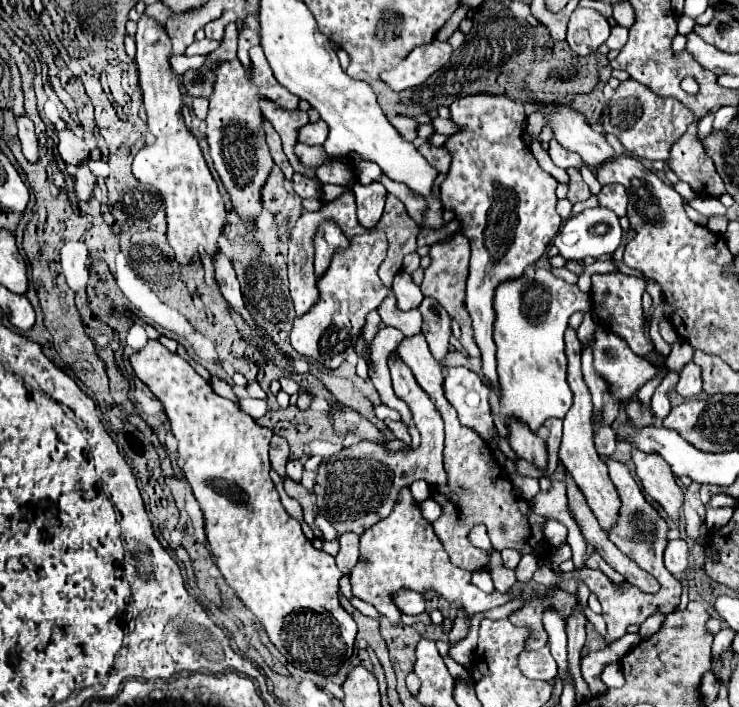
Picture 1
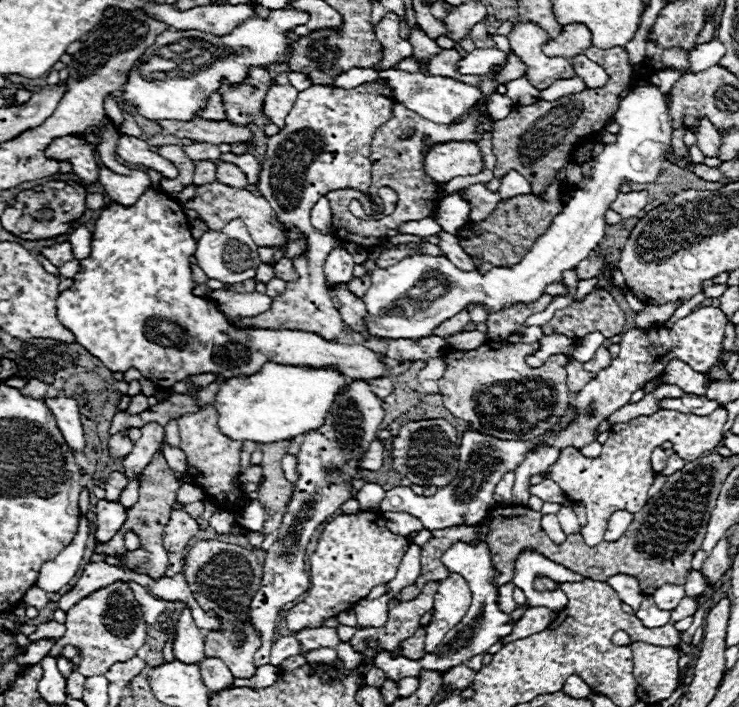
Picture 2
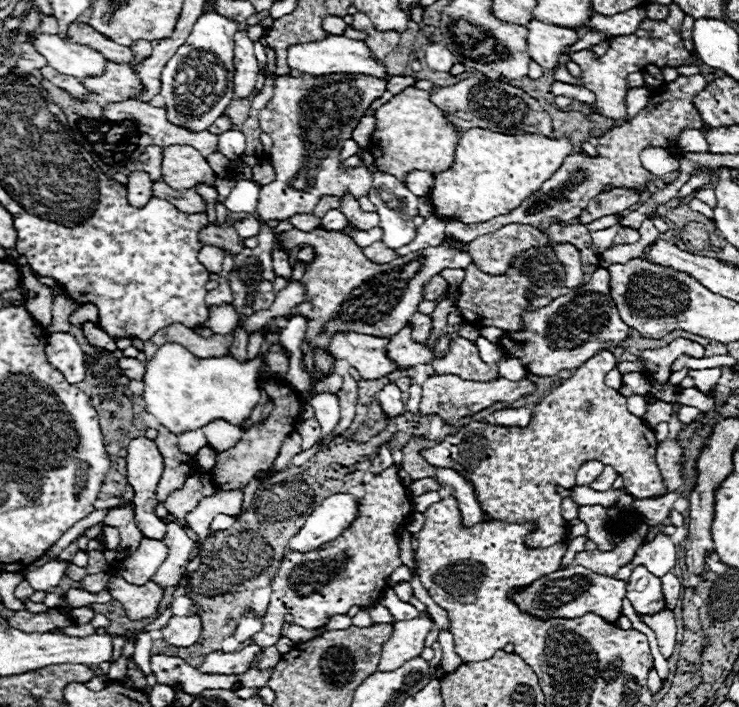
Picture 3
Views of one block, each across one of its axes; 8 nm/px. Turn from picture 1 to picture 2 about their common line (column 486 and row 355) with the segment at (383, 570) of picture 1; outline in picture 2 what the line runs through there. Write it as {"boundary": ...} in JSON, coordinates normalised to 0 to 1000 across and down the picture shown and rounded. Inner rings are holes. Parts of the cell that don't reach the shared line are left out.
{"boundary":[[[812,489],[812,492],[806,495],[804,506],[801,506],[798,512],[793,512],[793,515],[790,515],[790,521],[793,521],[796,526],[812,526],[815,521],[823,521],[823,518],[825,518],[825,512],[828,512],[828,504],[825,504],[823,492]]]}

